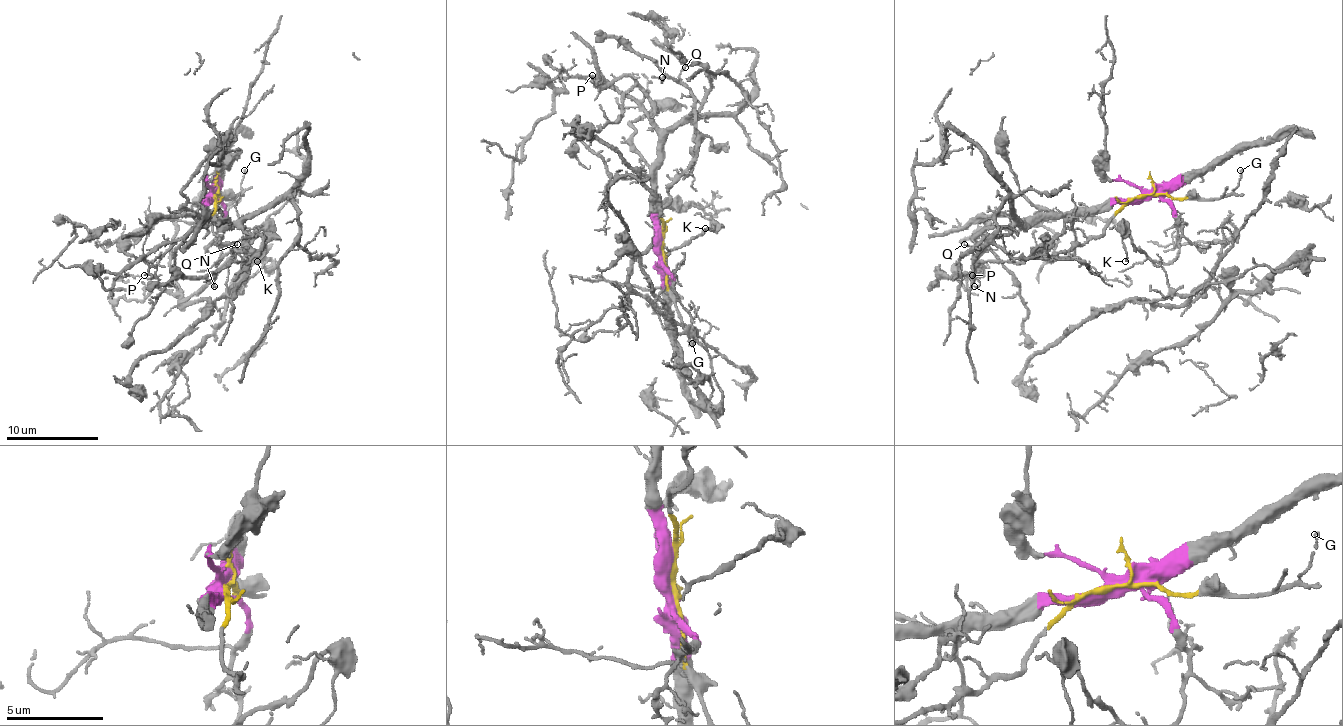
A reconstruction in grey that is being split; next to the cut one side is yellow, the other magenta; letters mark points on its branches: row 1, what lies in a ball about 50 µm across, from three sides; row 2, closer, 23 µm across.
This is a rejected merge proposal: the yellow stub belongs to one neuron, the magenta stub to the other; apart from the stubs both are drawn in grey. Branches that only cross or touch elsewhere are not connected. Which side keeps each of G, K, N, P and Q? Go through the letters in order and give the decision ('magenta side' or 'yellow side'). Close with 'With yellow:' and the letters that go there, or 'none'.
G: yellow side
K: magenta side
N: yellow side
P: magenta side
Q: yellow side
With yellow: G, N, Q

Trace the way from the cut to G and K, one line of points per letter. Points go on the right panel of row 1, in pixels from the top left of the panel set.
G: (1148, 195), (1214, 200), (1237, 186), (1239, 170)
K: (1148, 195), (1171, 206), (1180, 227), (1177, 255), (1168, 264), (1152, 261), (1127, 227), (1125, 261)

